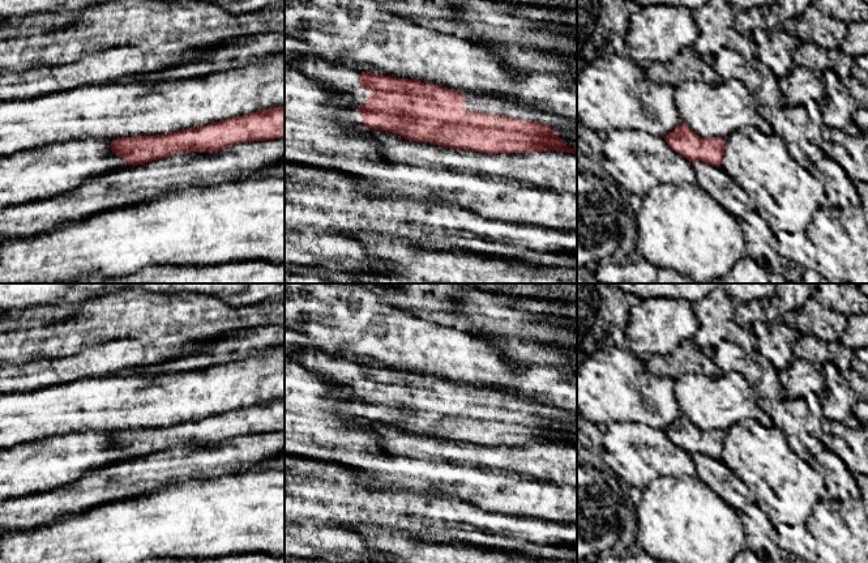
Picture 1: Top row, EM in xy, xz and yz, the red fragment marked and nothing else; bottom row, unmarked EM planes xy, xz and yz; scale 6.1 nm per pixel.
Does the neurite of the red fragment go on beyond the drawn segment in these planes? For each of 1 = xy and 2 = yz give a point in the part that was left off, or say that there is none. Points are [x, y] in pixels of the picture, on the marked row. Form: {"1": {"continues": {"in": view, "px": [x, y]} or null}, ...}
{"1": {"continues": null}, "2": {"continues": null}}

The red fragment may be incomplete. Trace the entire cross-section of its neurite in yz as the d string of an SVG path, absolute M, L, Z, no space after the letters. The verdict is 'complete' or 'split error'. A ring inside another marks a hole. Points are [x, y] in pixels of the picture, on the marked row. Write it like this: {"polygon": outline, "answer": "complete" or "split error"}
{"polygon": "M683 123L670 132L664 140L672 150L690 162L702 161L717 167L722 165L726 144L722 137L702 138Z", "answer": "complete"}

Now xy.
{"polygon": "M285 106L226 119L168 135L123 137L111 141L112 150L136 166L172 154L217 152L238 142L285 138Z", "answer": "complete"}

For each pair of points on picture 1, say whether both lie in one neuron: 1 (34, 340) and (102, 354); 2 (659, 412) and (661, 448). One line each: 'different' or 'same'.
1: different
2: different

